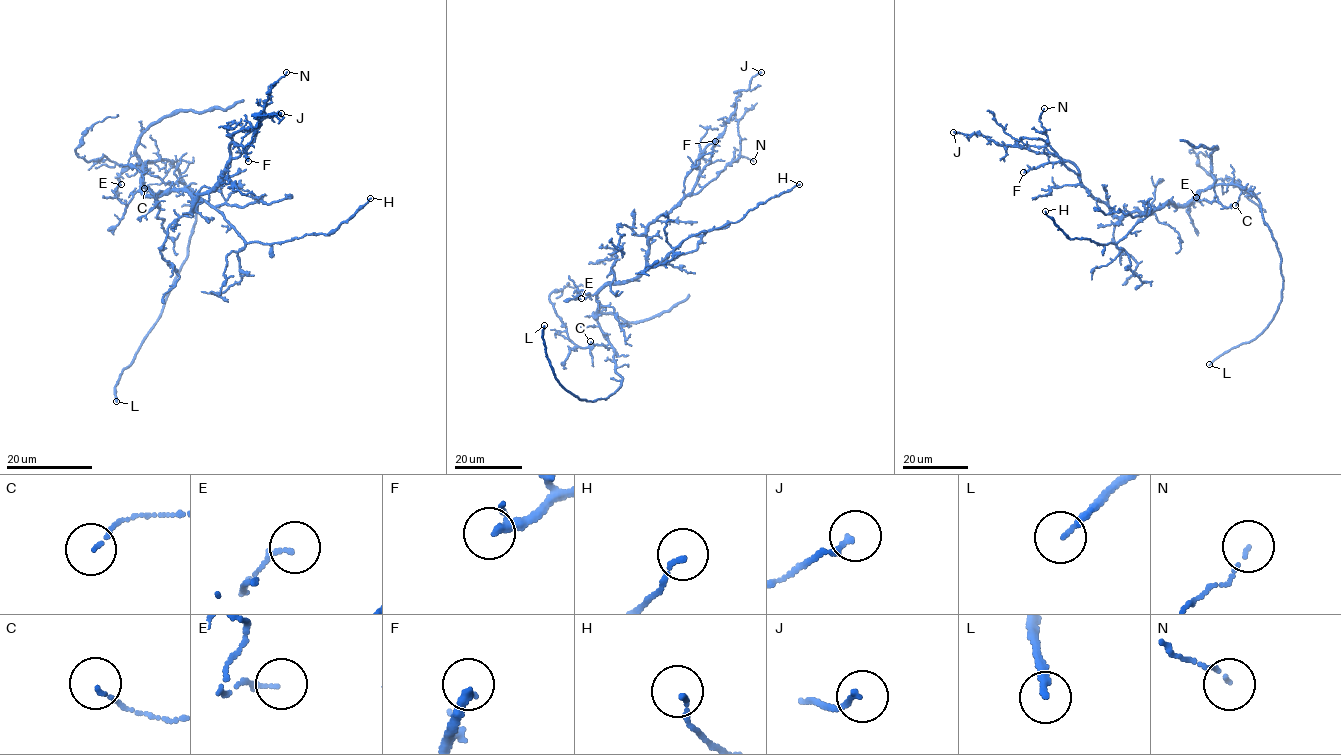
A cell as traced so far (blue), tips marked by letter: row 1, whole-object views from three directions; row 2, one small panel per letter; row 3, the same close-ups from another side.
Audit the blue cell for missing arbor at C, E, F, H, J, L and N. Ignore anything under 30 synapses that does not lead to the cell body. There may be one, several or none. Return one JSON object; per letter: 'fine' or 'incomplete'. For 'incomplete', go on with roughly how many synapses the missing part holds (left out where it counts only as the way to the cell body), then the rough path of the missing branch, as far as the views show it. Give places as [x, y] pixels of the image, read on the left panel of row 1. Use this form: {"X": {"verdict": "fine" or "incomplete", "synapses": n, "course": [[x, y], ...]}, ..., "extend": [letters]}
{"C": {"verdict": "fine"}, "E": {"verdict": "fine"}, "F": {"verdict": "incomplete", "synapses": 40, "course": [[248, 161], [249, 166], [262, 172], [260, 176], [261, 166], [277, 146], [310, 126], [321, 95]]}, "H": {"verdict": "fine"}, "J": {"verdict": "fine"}, "L": {"verdict": "incomplete"}, "N": {"verdict": "incomplete", "synapses": 250}, "extend": ["F", "L", "N"]}

